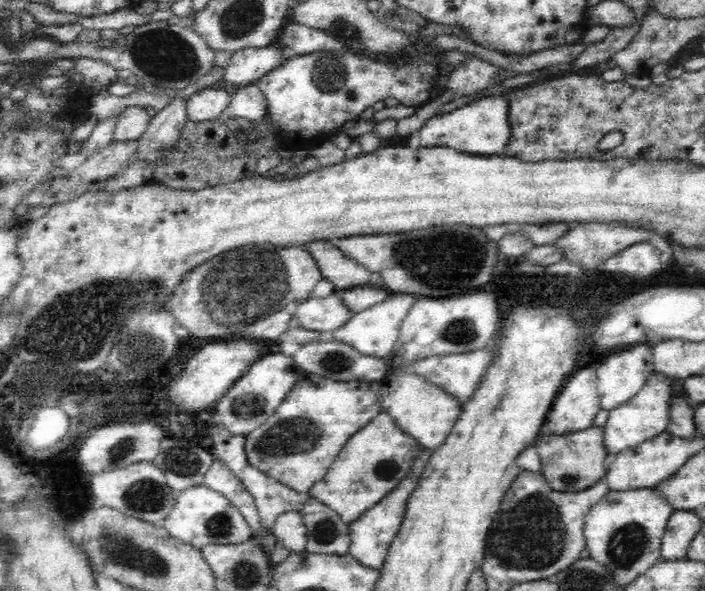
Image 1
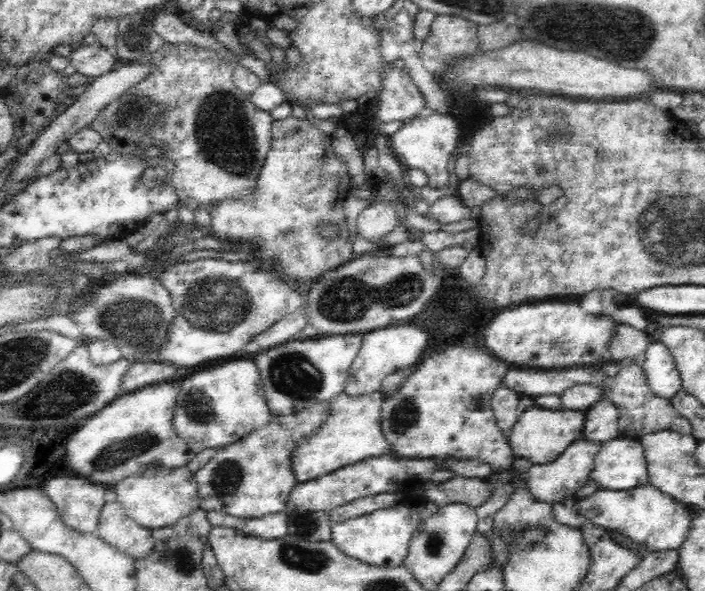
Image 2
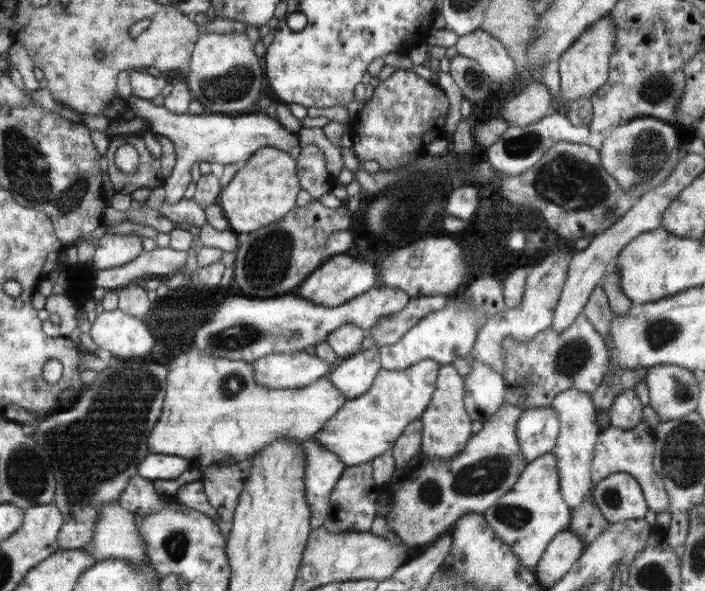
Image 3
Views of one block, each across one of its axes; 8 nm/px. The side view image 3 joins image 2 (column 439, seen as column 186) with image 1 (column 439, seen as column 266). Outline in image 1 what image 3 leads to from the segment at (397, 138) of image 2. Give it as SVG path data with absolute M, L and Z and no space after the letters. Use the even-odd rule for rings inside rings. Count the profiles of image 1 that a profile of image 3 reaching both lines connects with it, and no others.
M494 94L490 98L480 98L470 104L464 104L462 108L456 108L442 116L436 114L428 118L426 124L418 130L420 148L454 148L464 154L486 156L486 158L496 152L500 154L510 138L508 100L510 100L510 94Z

